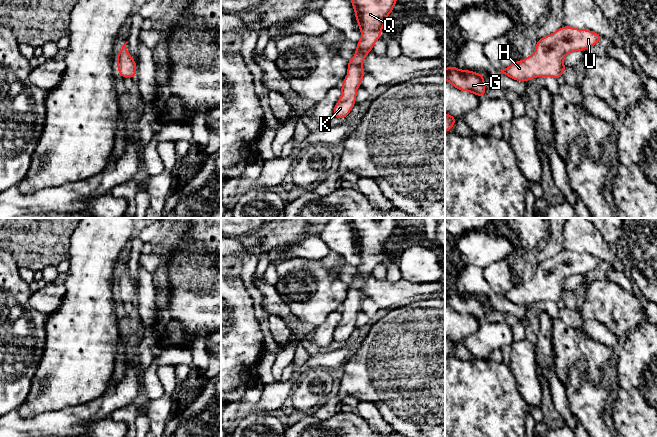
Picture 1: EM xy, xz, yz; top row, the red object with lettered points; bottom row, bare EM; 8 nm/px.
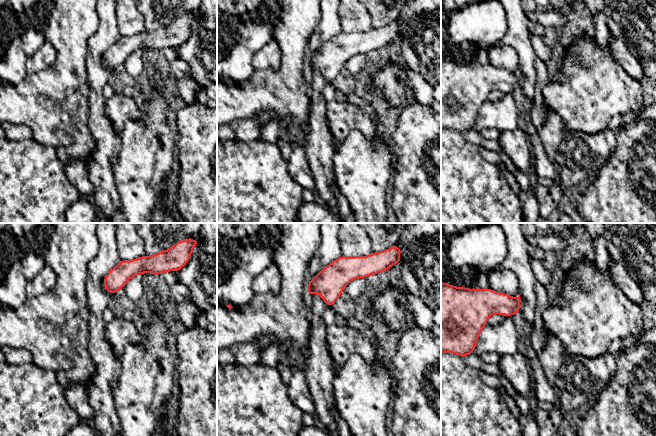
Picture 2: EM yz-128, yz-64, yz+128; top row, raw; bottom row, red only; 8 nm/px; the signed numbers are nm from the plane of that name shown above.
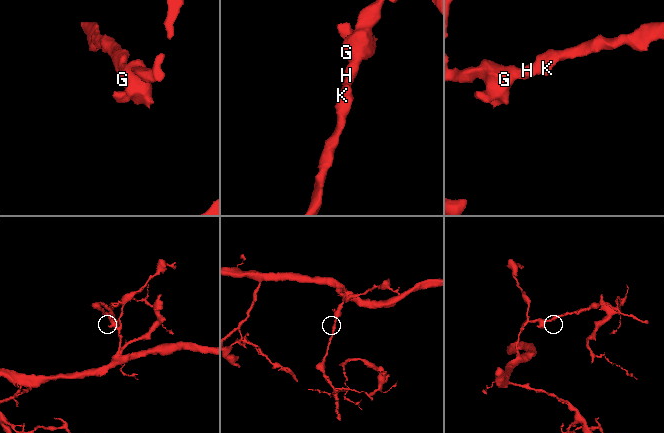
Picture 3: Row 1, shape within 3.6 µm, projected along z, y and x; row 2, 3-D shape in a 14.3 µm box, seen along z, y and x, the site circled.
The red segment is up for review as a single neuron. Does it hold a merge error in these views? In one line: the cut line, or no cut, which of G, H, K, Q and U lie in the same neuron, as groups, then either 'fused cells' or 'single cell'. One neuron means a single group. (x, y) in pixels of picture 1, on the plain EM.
no cut | G H K Q U | single cell

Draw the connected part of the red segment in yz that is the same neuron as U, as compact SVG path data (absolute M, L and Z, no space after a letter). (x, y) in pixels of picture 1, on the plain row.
M565 249L538 263L533 279L500 295L516 305L529 305L537 300L551 300L559 304L566 293L563 287L565 280L570 276L584 275L596 269L601 262L602 259L590 254Z

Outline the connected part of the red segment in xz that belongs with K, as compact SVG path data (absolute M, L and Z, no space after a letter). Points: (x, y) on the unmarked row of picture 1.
M352 218L350 221L356 245L361 255L355 280L348 285L348 299L341 309L342 319L333 334L333 341L346 342L356 326L357 312L365 298L362 287L367 278L381 262L385 243L397 227L396 218Z

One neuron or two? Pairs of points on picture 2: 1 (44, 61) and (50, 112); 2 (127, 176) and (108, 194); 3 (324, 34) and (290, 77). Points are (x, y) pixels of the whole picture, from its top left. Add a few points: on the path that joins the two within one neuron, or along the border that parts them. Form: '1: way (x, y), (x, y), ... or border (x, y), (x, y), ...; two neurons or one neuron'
1: border (51, 43), (55, 50), (55, 62), (51, 67); two neurons
2: border (111, 164), (115, 186), (122, 207); two neurons
3: border (319, 24), (307, 45); two neurons

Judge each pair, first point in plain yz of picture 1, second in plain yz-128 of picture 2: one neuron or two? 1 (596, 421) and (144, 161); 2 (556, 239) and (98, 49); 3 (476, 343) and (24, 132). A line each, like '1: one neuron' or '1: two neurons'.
1: one neuron
2: one neuron
3: one neuron

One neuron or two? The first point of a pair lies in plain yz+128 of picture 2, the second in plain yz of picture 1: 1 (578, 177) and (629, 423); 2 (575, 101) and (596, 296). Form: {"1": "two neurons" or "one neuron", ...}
{"1": "two neurons", "2": "one neuron"}

